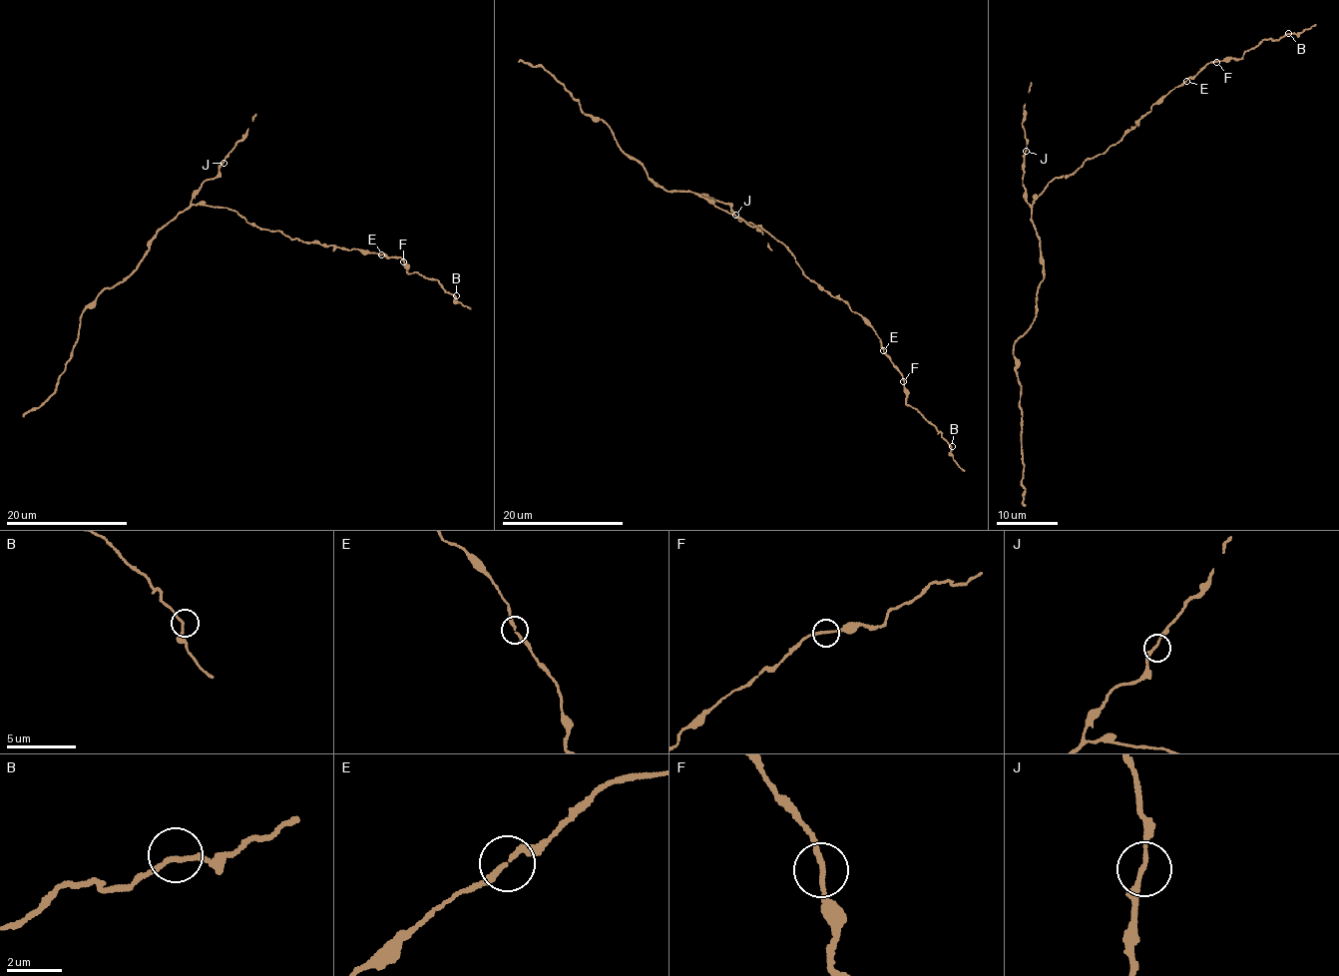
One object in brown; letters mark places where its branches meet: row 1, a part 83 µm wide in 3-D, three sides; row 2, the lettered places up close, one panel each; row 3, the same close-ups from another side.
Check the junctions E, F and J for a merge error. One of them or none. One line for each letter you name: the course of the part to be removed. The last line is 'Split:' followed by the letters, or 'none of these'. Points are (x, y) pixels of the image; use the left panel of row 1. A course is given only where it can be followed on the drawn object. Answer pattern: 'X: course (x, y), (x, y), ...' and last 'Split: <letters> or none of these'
Split: none of these

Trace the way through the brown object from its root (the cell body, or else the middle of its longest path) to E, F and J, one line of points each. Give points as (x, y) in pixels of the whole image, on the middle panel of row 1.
E: (741, 219), (748, 225), (760, 226), (778, 240), (805, 275), (862, 316), (879, 338), (883, 350)
F: (741, 219), (748, 225), (760, 226), (778, 240), (805, 275), (862, 316), (879, 338), (903, 382)
J: (741, 219), (710, 204), (701, 195), (728, 205), (735, 215)

